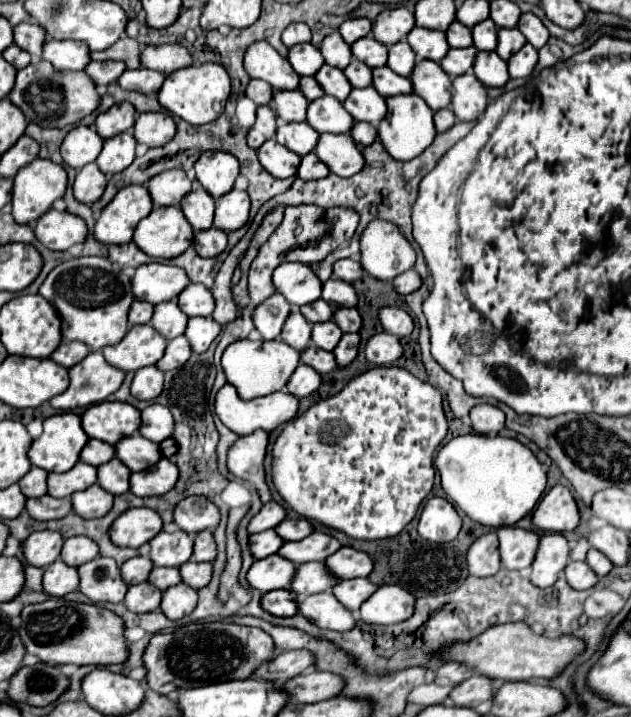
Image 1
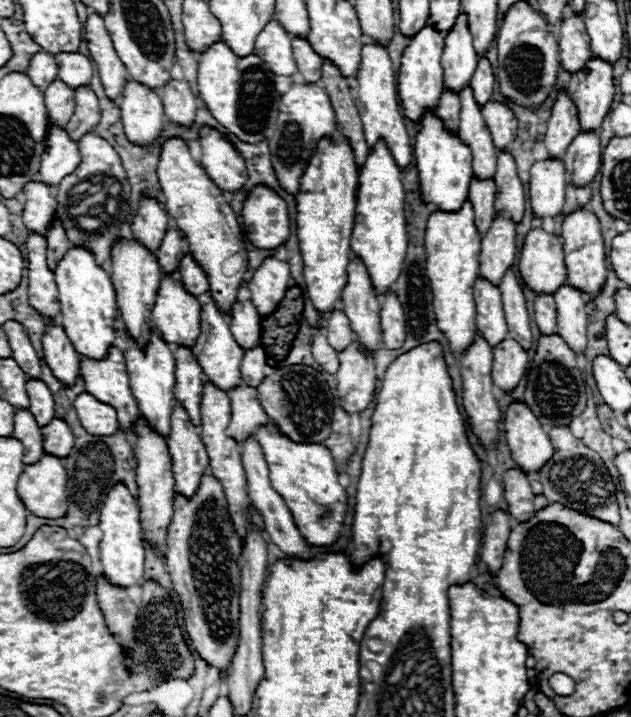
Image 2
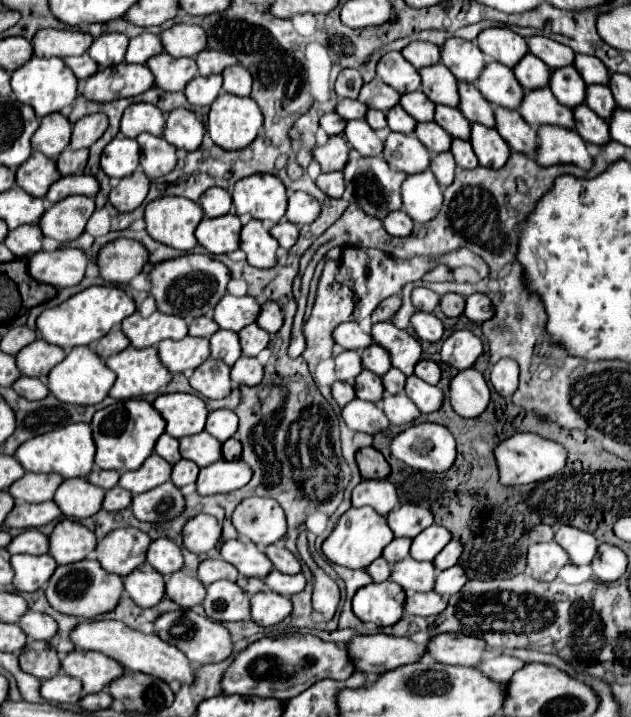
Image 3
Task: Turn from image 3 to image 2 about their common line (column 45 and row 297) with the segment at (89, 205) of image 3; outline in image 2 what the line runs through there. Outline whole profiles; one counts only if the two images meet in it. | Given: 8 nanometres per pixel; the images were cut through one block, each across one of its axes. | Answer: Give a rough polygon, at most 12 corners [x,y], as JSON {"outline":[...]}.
{"outline":[[168,138],[156,172],[166,210],[228,310],[248,270],[232,206]]}

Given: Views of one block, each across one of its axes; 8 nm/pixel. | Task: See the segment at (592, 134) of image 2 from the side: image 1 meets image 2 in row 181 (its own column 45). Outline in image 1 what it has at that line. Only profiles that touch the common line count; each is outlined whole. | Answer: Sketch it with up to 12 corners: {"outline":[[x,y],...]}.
{"outline":[[62,560],[44,568],[42,588],[62,598],[78,588],[78,572]]}

